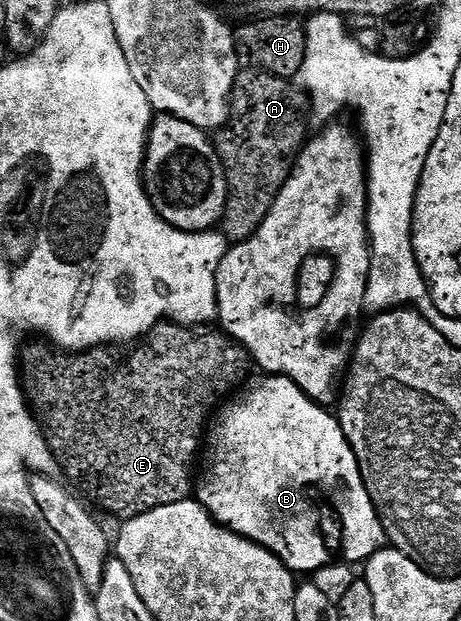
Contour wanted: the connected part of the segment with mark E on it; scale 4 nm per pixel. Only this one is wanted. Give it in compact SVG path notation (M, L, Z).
M161 322L153 327L157 328L151 329L150 332L148 329L144 339L136 346L130 347L133 349L126 356L120 356L113 349L116 347L113 346L87 348L84 350L58 350L56 347L50 346L45 342L27 345L25 353L19 356L19 379L25 390L25 399L30 409L35 413L40 427L43 429L43 435L49 442L49 450L53 454L54 461L59 465L59 468L61 464L62 470L65 471L66 478L64 477L64 479L70 485L78 484L103 511L110 512L113 516L118 516L118 521L121 522L135 518L144 512L155 510L159 506L171 506L175 502L183 502L194 495L195 465L198 463L197 451L200 448L202 451L203 437L206 435L207 425L210 423L214 413L218 411L222 401L230 393L240 389L246 383L244 380L248 378L249 368L251 369L251 357L249 353L220 327L207 324L190 326L187 324L174 324L172 322Z

